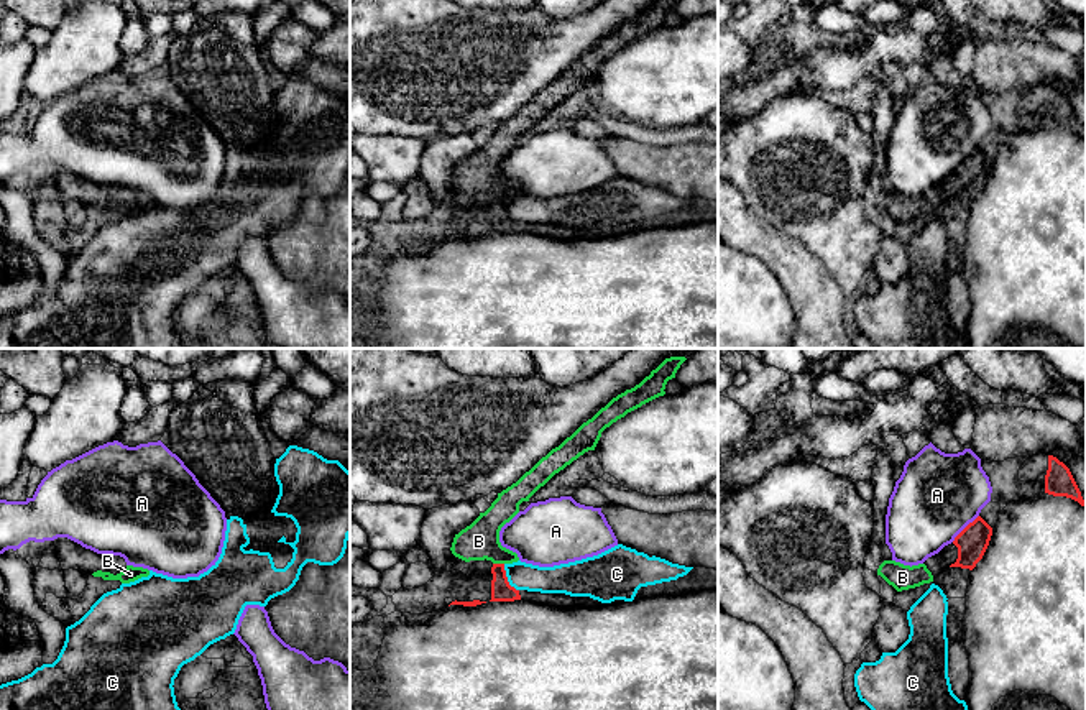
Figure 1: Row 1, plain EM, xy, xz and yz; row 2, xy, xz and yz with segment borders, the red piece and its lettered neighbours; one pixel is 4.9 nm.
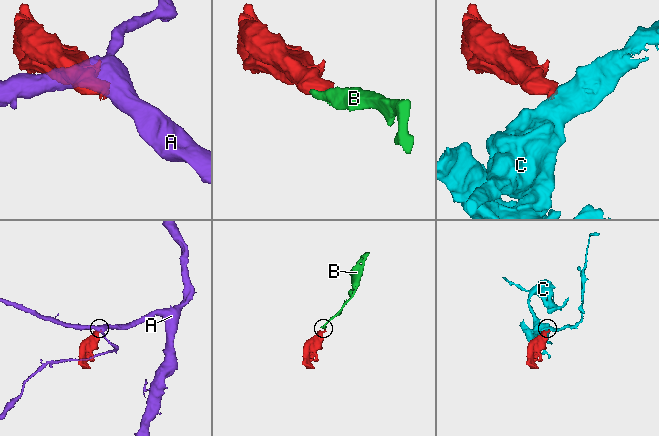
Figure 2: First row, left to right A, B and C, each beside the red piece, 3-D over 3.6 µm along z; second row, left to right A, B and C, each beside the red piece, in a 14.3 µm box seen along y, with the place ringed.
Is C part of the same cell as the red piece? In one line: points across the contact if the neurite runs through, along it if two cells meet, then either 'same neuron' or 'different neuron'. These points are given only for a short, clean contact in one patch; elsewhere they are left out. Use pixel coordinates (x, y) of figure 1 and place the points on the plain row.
along xz (503, 196), (506, 212), (518, 222) | different neuron

